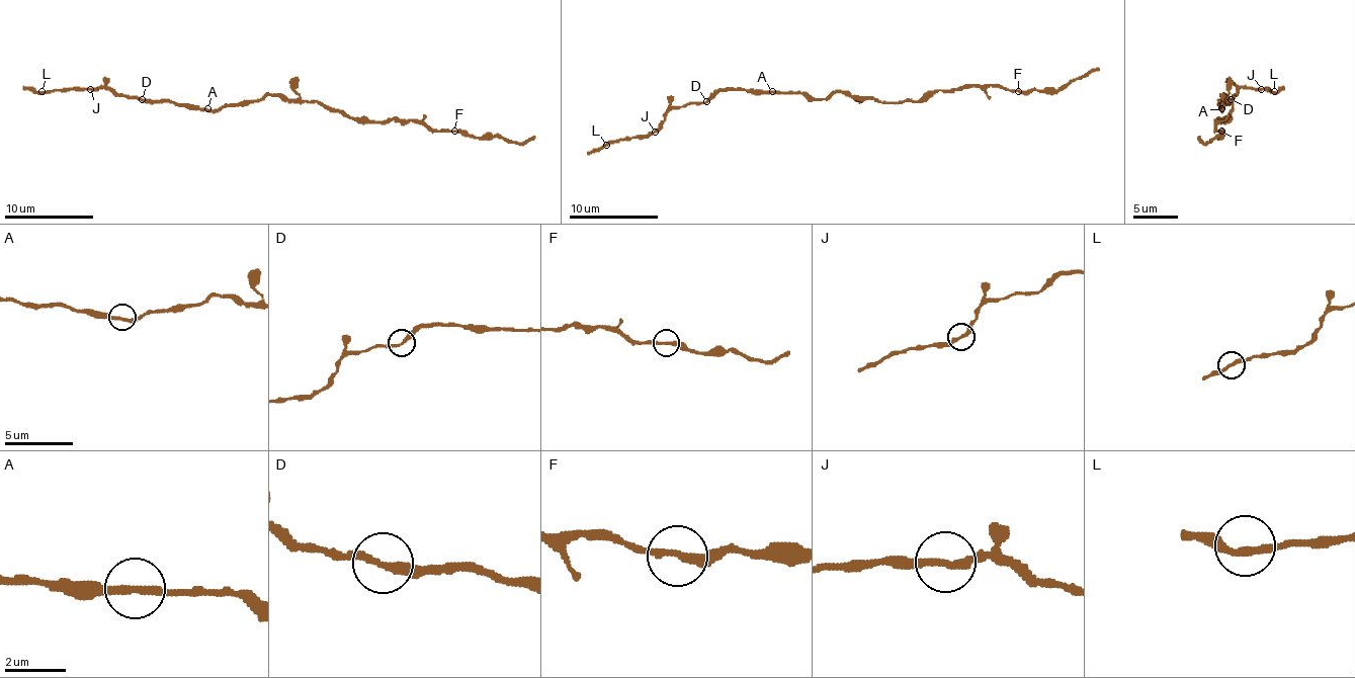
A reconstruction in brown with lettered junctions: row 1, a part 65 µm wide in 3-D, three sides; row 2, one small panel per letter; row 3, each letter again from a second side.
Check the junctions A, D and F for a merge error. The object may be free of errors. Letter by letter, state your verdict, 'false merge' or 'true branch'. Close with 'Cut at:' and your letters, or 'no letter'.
A: true branch
D: true branch
F: true branch
Cut at: no letter

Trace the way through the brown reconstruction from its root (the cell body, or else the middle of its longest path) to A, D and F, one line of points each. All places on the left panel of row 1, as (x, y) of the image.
A: (274, 95), (224, 104), (213, 111), (207, 108)
D: (274, 95), (224, 104), (213, 111), (188, 108), (172, 102), (142, 100)
F: (274, 95), (312, 100), (371, 121), (421, 119), (432, 129), (454, 131)

